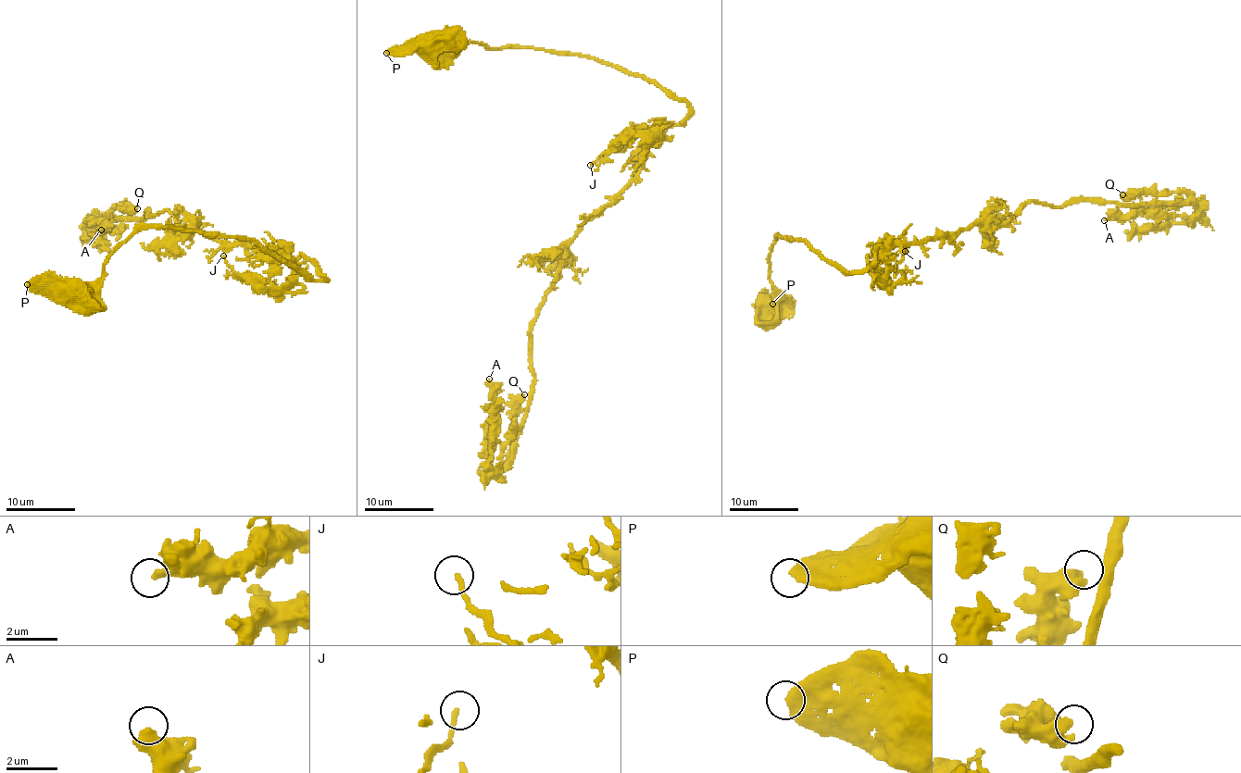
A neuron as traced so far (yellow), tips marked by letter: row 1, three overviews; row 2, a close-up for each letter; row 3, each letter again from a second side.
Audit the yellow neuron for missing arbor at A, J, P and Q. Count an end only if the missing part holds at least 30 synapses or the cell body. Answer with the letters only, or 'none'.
none

